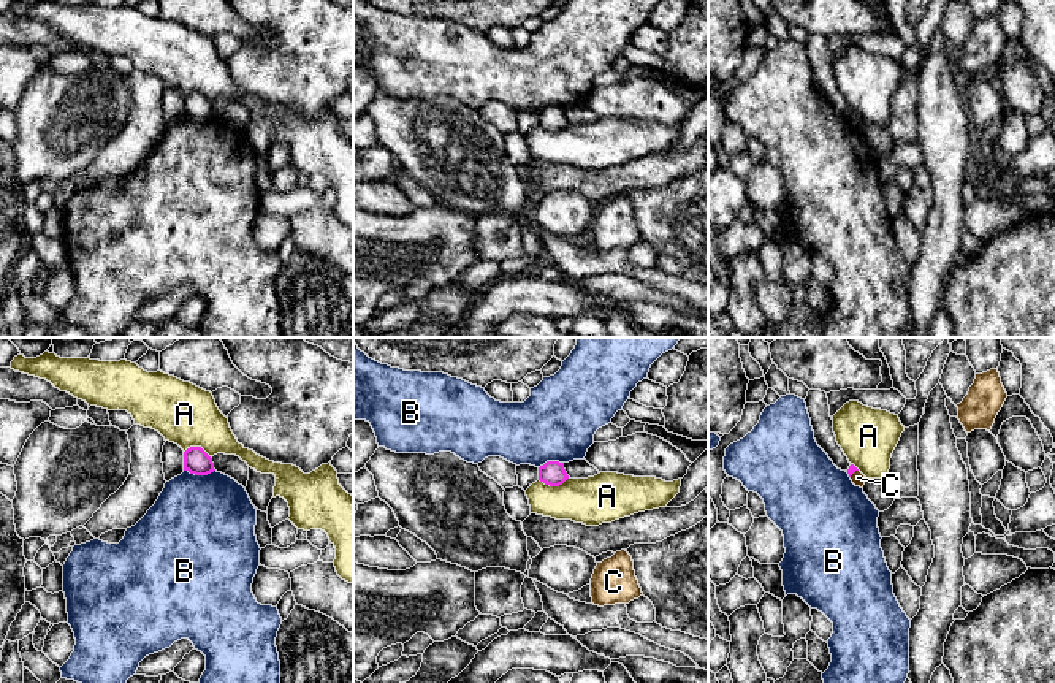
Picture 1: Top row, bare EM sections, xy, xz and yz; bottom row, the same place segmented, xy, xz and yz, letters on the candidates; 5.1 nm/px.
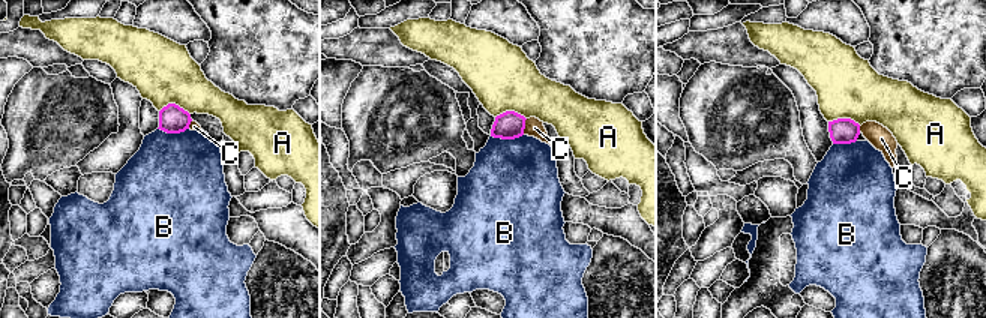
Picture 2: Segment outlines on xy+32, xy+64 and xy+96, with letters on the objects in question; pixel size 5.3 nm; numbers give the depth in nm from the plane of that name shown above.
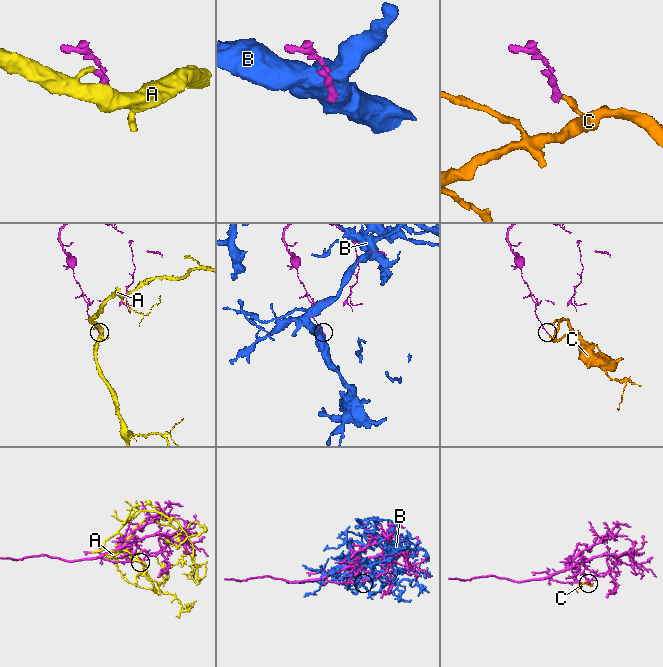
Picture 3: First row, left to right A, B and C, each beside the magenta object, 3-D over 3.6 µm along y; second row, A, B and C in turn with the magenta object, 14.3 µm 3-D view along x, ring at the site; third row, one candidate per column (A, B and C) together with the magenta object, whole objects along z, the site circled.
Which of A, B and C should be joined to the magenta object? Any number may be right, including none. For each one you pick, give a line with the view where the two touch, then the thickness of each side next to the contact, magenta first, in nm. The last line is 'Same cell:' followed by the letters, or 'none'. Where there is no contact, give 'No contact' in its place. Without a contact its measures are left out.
Same cell: none

